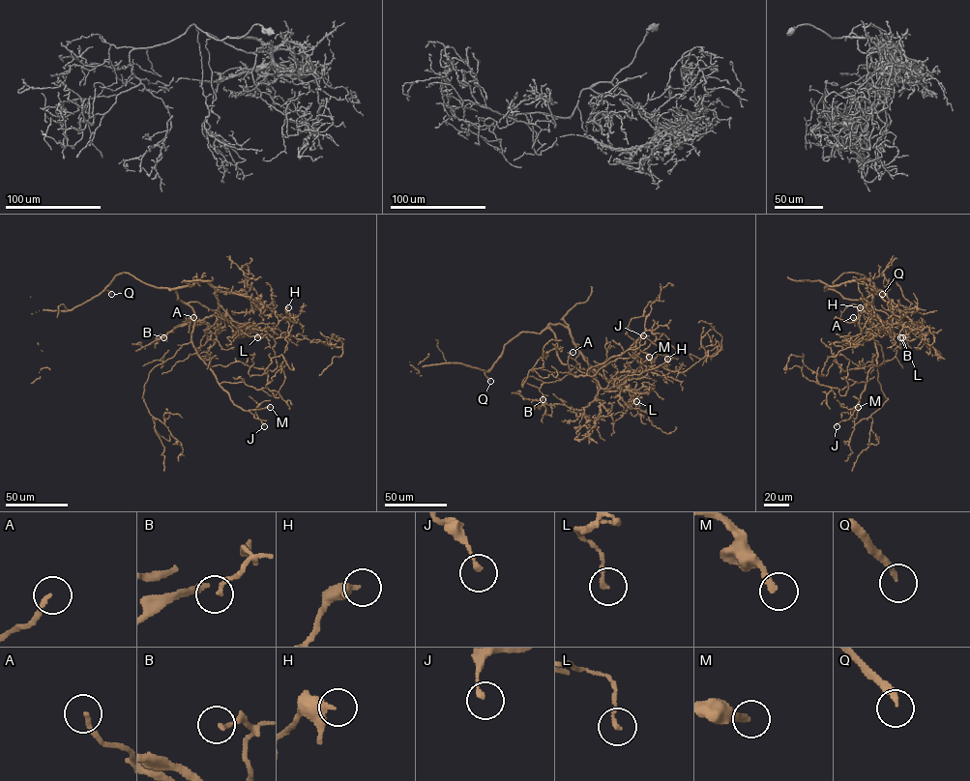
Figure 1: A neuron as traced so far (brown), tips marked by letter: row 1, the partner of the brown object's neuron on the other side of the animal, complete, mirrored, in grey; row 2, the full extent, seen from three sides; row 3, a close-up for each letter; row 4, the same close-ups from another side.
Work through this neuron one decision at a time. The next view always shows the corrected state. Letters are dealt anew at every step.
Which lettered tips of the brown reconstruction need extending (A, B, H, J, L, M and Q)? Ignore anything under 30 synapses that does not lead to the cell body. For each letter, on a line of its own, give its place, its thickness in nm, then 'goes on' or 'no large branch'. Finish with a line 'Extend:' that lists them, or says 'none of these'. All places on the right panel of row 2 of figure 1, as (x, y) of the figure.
A: place (853, 317); calibre 160 nm; goes on
B: place (900, 337); calibre 150 nm; no large branch
H: place (860, 307); calibre 300 nm; no large branch
J: place (837, 426); calibre 190 nm; no large branch
L: place (902, 337); calibre 160 nm; no large branch
M: place (858, 407); calibre 280 nm; goes on
Q: place (882, 294); calibre 200 nm; goes on
Extend: A, M, Q

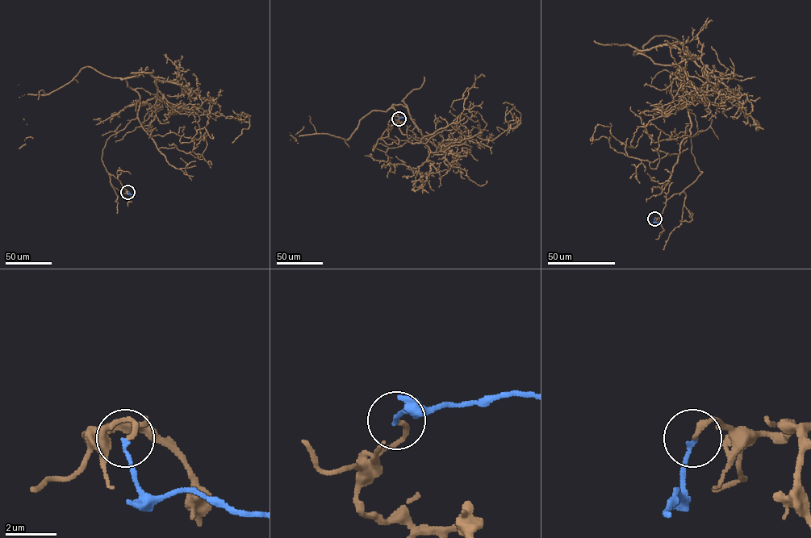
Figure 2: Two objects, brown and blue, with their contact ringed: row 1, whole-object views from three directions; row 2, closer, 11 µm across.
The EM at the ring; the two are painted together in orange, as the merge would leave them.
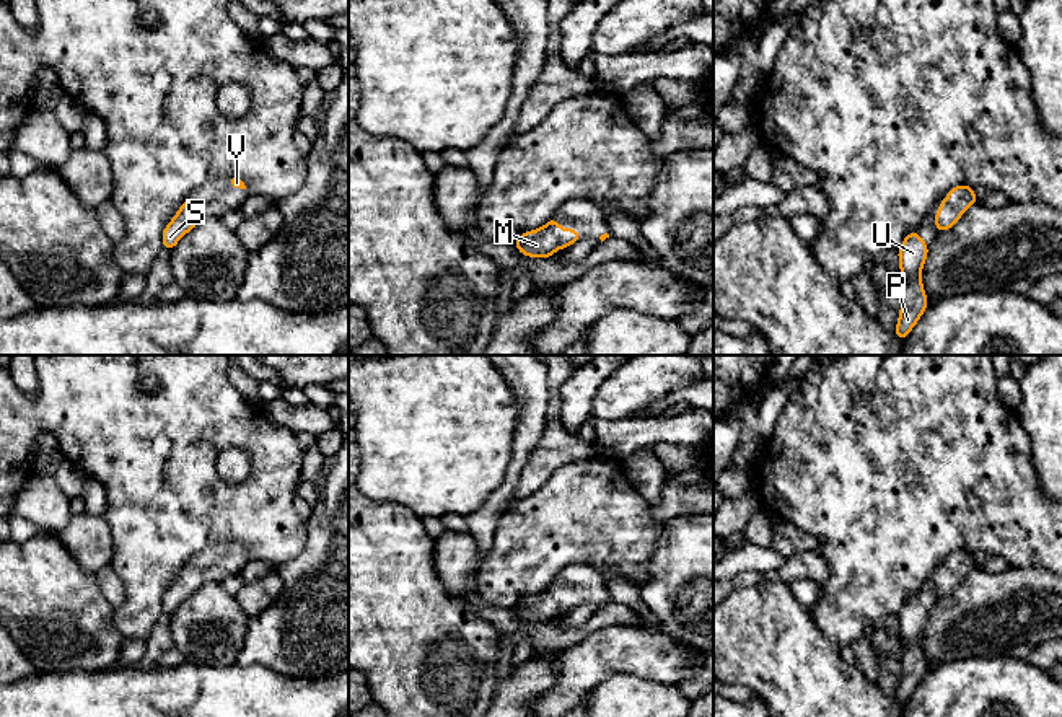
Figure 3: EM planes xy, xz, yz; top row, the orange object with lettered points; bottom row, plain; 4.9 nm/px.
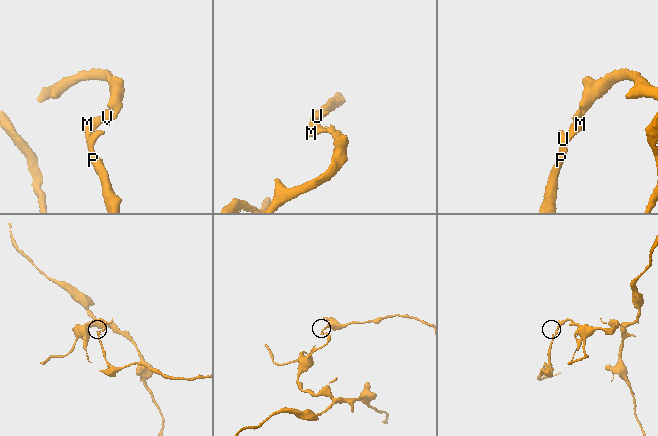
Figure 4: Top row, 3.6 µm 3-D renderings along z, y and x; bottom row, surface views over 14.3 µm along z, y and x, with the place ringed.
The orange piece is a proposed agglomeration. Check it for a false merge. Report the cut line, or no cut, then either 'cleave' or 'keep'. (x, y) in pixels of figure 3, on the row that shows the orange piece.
no cut; keep

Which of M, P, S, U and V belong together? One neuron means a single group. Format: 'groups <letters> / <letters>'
groups M P S U V

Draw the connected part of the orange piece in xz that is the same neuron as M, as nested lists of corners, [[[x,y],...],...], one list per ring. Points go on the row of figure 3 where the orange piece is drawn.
[[[554,217],[544,227],[520,235],[515,246],[528,257],[551,257],[560,248],[568,248],[580,240],[577,228],[564,230]]]

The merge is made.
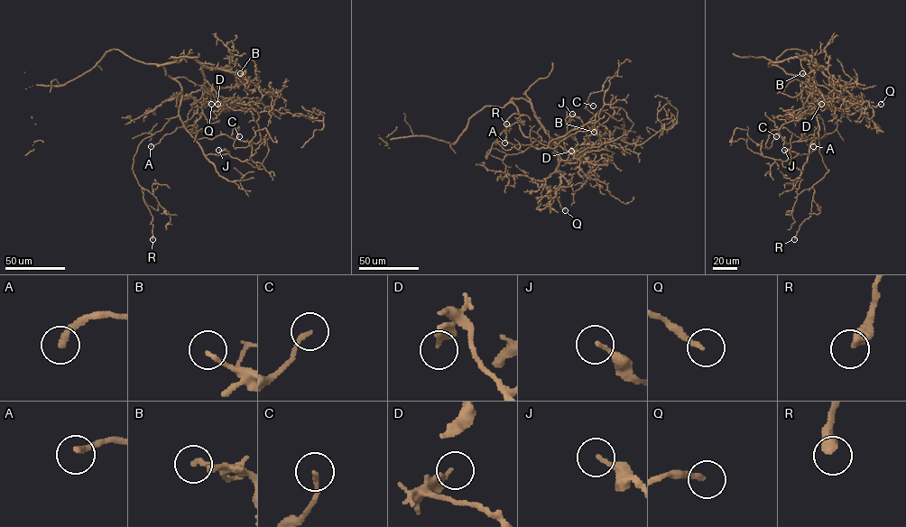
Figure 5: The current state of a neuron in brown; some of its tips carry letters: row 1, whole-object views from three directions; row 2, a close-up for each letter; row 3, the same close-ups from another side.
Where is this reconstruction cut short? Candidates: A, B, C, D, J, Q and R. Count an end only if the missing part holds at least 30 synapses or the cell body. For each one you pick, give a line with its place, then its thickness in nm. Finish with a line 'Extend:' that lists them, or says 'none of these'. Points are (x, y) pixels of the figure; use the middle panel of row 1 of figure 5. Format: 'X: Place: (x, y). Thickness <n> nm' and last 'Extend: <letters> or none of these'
A: Place: (504, 143). Thickness 240 nm
Q: Place: (565, 210). Thickness 200 nm
Extend: A, Q

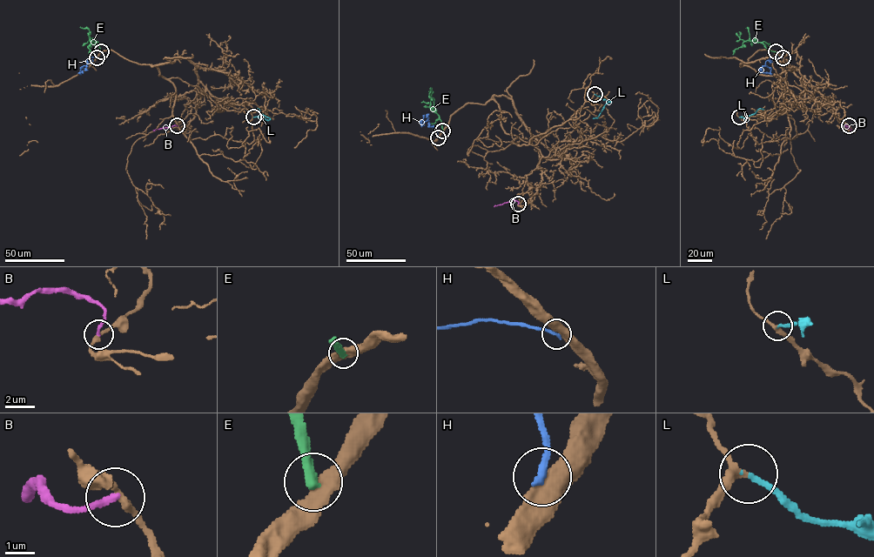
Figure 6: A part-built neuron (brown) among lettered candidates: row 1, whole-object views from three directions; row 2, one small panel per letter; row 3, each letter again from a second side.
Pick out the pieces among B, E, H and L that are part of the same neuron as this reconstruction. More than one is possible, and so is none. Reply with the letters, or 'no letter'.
L

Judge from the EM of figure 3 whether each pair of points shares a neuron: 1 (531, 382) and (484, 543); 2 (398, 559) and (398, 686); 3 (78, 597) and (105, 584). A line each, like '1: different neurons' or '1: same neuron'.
1: same neuron
2: same neuron
3: different neurons

